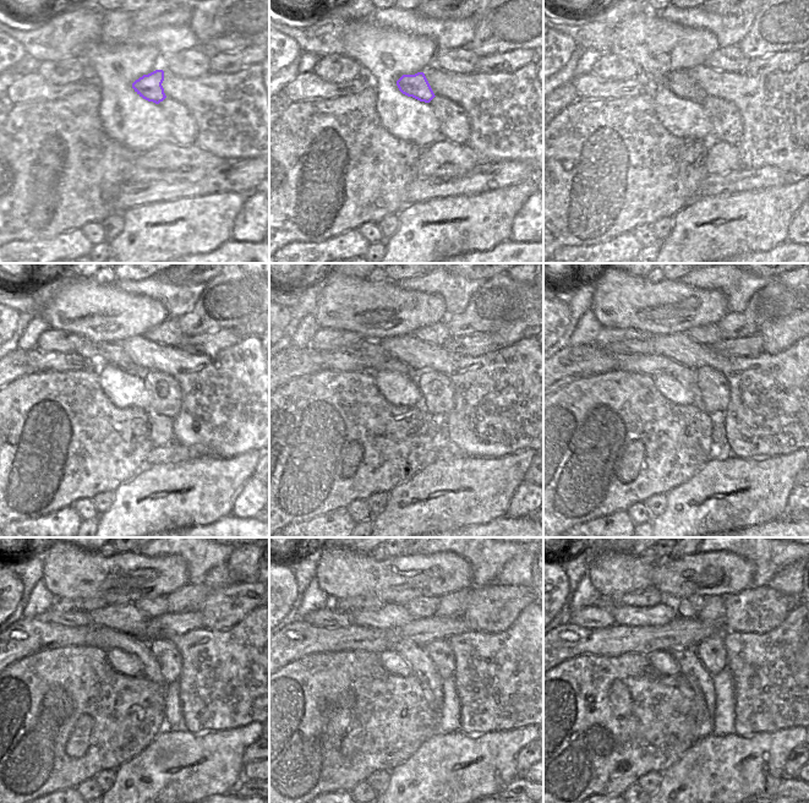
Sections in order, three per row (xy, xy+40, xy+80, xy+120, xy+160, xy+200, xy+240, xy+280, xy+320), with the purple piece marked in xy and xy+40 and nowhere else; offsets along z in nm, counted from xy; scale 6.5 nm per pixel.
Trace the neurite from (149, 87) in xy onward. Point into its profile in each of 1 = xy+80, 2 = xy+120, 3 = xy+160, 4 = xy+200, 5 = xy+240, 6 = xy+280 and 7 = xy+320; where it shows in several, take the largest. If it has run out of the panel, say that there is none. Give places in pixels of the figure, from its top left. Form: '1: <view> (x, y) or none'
1: xy+80 (681, 83)
2: xy+120 (114, 354)
3: xy+160 (367, 347)
4: xy+200 (629, 347)
5: xy+240 (66, 618)
6: xy+280 (328, 617)
7: xy+320 (591, 616)

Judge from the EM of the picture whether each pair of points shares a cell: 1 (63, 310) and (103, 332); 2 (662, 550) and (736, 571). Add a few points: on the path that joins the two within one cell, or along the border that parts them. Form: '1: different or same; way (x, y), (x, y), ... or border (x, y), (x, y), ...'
1: same; way (75, 310), (89, 310), (100, 320)
2: different; border (668, 557), (659, 560)

